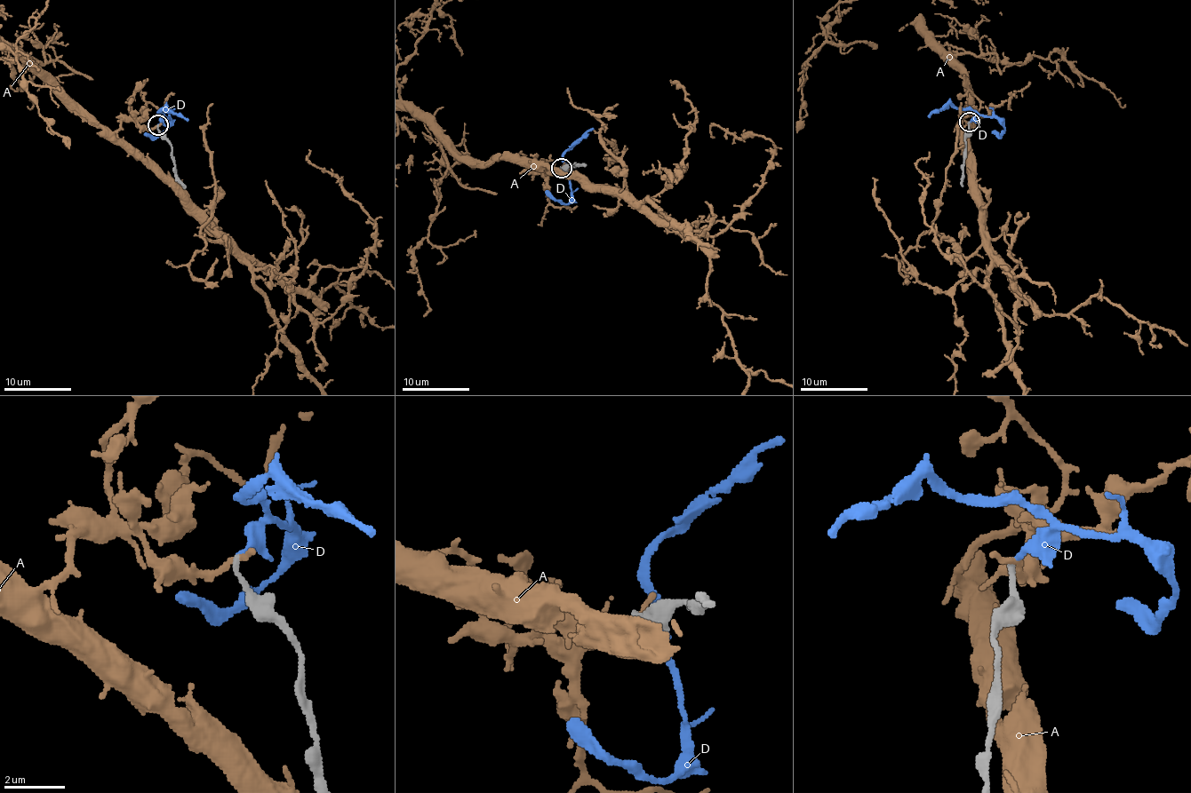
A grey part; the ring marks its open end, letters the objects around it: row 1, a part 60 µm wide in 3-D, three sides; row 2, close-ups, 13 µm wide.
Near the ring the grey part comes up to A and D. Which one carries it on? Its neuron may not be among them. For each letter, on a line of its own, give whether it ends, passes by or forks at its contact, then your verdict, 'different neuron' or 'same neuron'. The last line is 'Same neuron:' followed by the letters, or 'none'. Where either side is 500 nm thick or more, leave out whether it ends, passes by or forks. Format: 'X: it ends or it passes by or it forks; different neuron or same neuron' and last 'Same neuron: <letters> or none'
A: it ends; different neuron
D: it ends; same neuron
Same neuron: D

